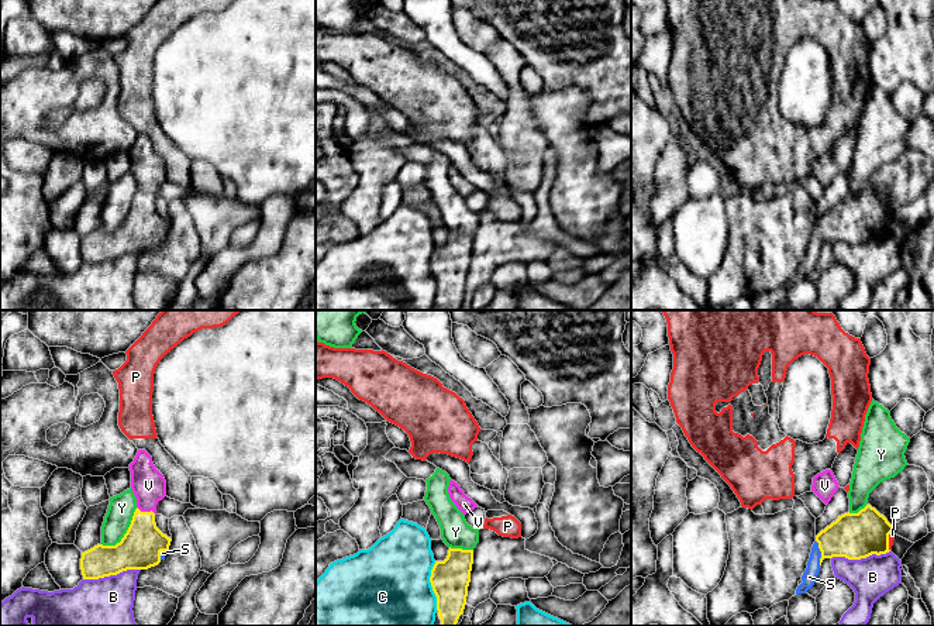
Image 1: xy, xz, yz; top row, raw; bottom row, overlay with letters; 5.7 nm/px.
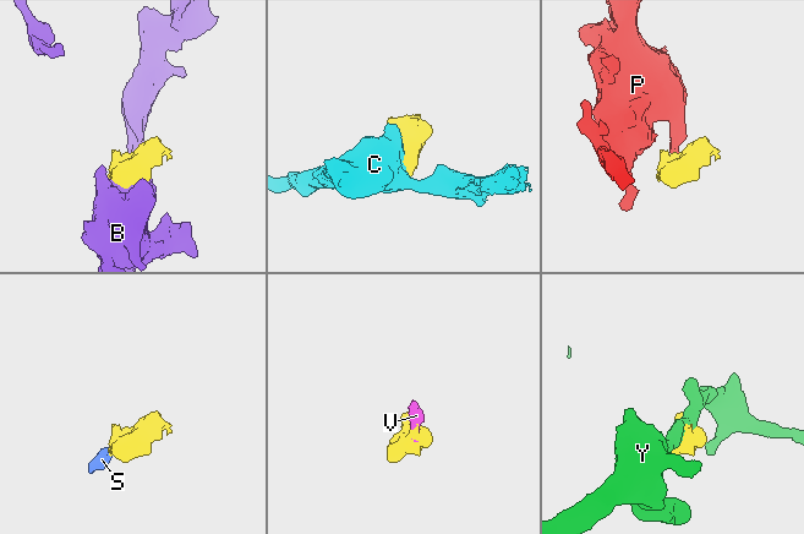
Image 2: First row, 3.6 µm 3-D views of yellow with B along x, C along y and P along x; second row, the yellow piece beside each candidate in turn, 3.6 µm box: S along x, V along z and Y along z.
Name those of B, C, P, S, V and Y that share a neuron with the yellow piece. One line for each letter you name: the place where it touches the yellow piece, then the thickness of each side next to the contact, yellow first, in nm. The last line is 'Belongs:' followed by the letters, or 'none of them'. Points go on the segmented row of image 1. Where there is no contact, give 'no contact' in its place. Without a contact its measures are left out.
S: meets yellow in yz at (822, 553); 260 nm thick on the yellow side, 80 nm on the other
V: meets yellow in xy at (147, 512); 240 nm thick on the yellow side, 190 nm on the other
Belongs: S, V

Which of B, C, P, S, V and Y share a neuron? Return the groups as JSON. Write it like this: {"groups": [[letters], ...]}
{"groups": [["B"], ["C"], ["P"], ["S", "V"], ["Y"]]}

